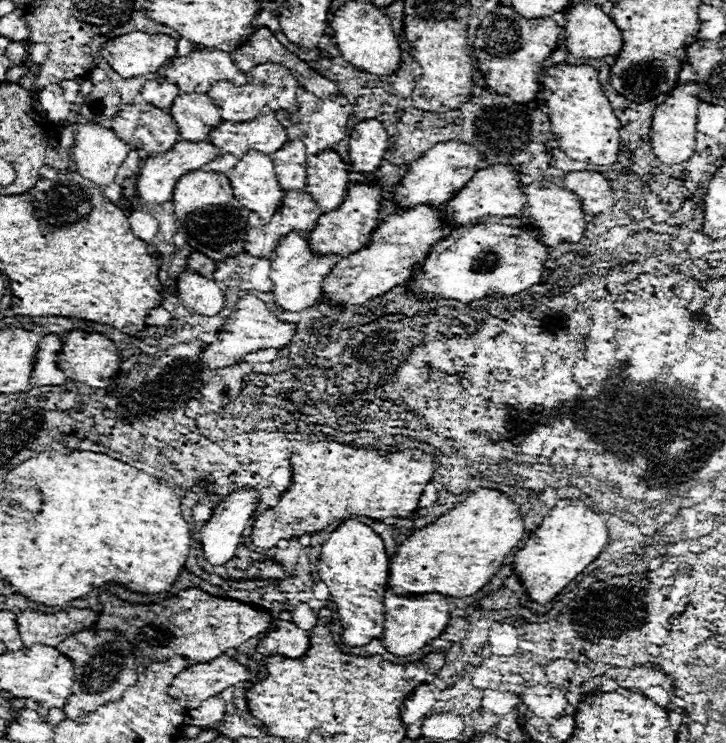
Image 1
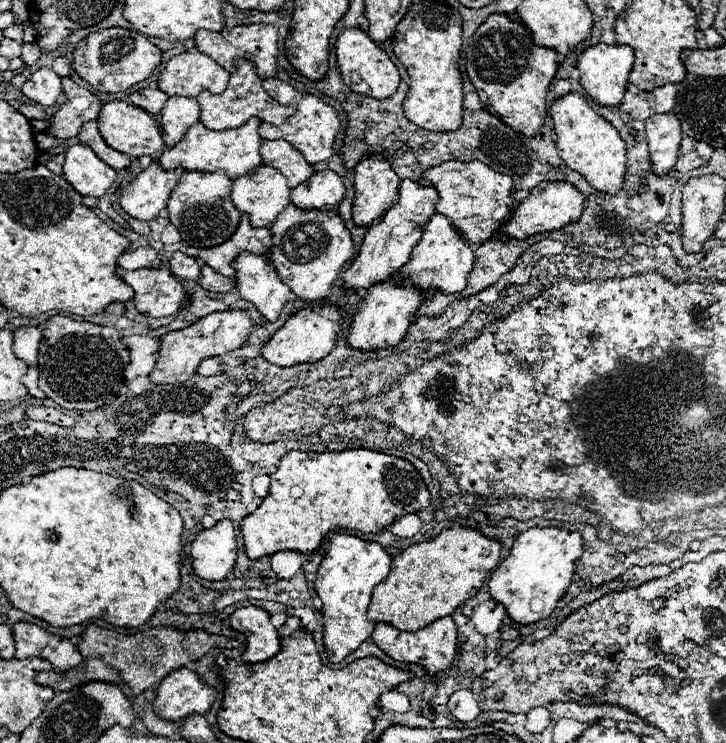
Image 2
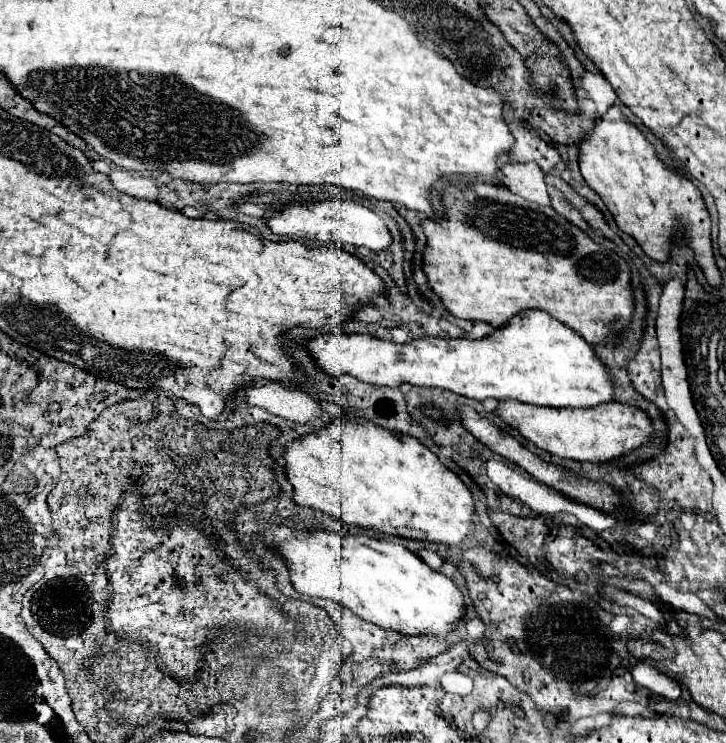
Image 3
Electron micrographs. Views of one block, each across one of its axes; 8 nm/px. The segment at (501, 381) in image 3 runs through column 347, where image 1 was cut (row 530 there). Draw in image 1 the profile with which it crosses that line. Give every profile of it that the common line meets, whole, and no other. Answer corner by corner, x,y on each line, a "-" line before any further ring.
346,520
324,542
316,570
318,576
328,584
330,596
338,608
342,622
342,642
346,646
364,646
382,634
382,598
388,584
388,566
390,558
386,554
384,540
368,524

